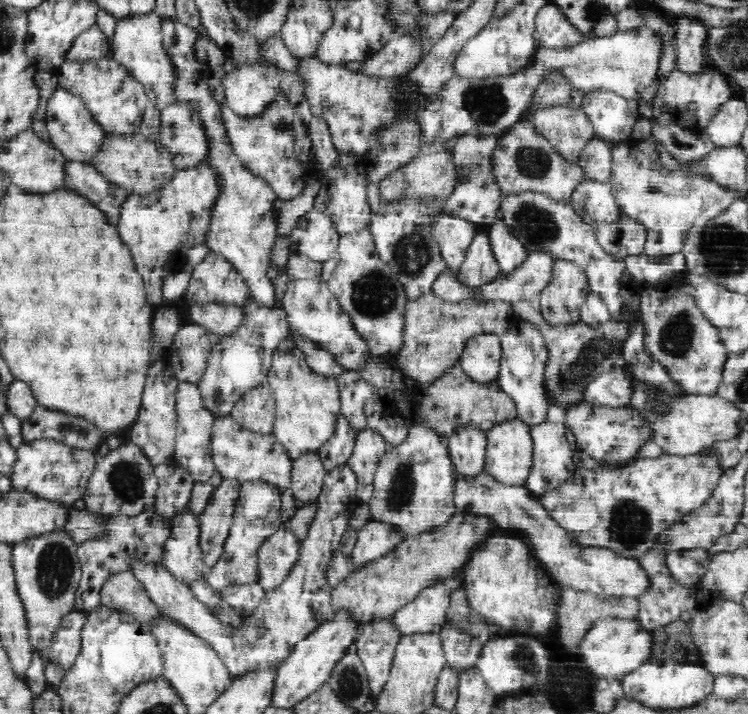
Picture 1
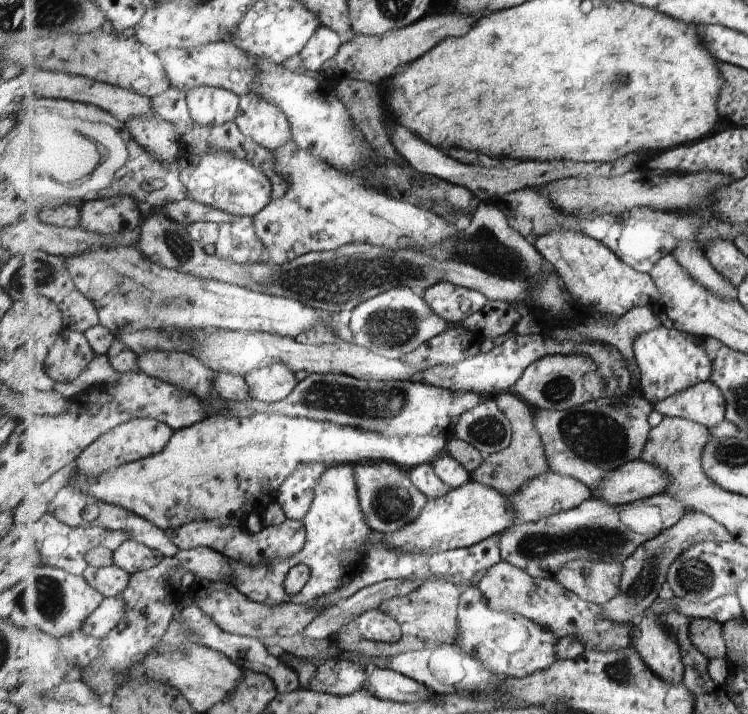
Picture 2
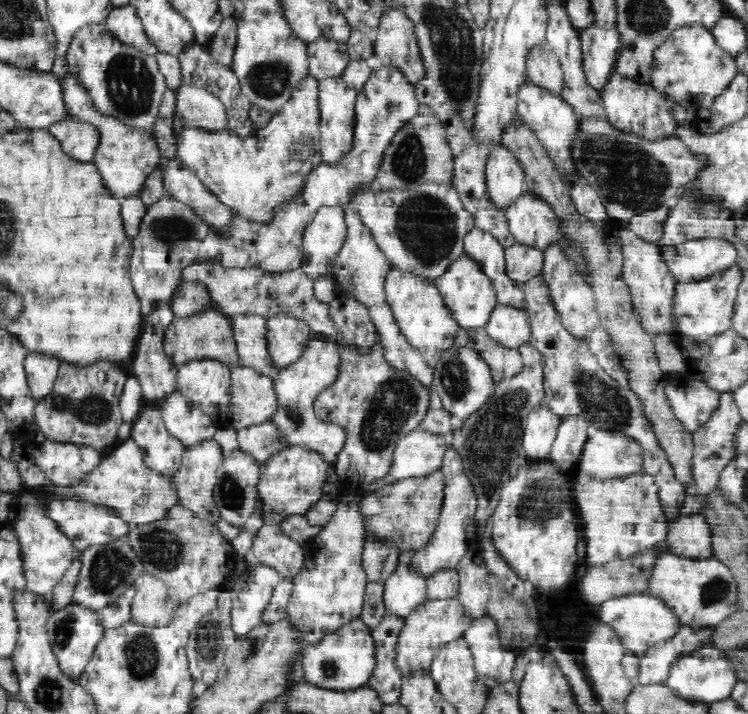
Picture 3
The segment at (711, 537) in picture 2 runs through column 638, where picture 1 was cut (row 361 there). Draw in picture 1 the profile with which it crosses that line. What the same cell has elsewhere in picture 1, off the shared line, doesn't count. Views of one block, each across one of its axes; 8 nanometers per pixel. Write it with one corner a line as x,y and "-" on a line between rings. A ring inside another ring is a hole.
530,301
511,303
511,312
514,319
531,322
544,333
547,350
549,351
549,364
546,368
548,391
552,399
556,400
555,406
566,410
570,405
581,402
584,387
596,376
606,370
621,365
624,351
624,342
630,338
632,328
643,322
640,307
631,307
627,316
616,319
611,316
607,321
597,325
588,325
580,320
571,325
552,325
544,320
542,313

